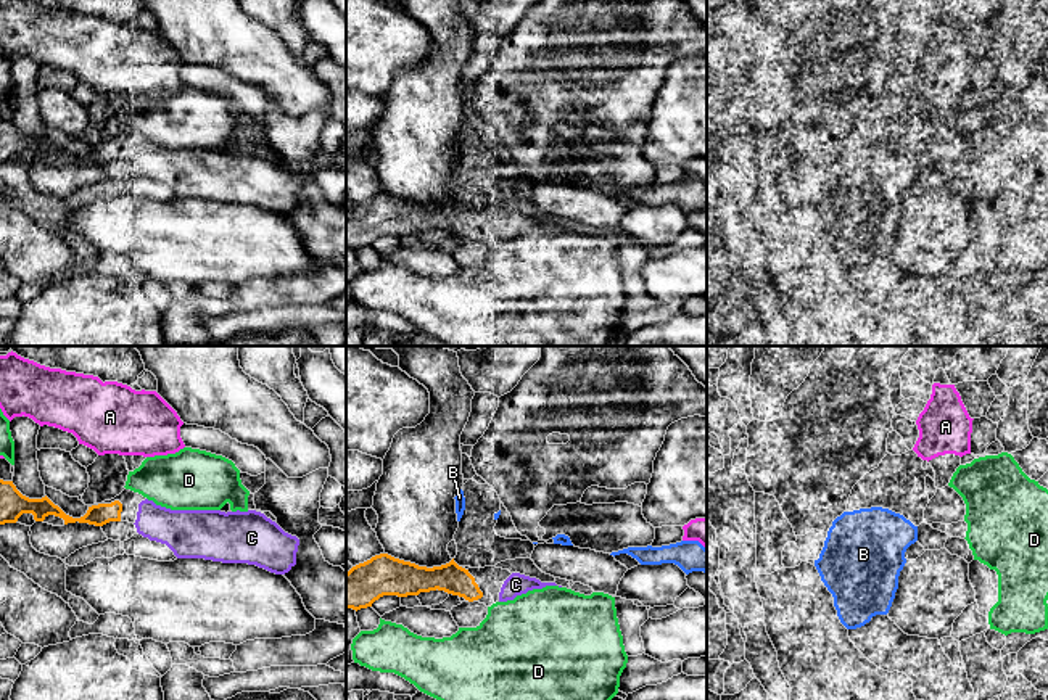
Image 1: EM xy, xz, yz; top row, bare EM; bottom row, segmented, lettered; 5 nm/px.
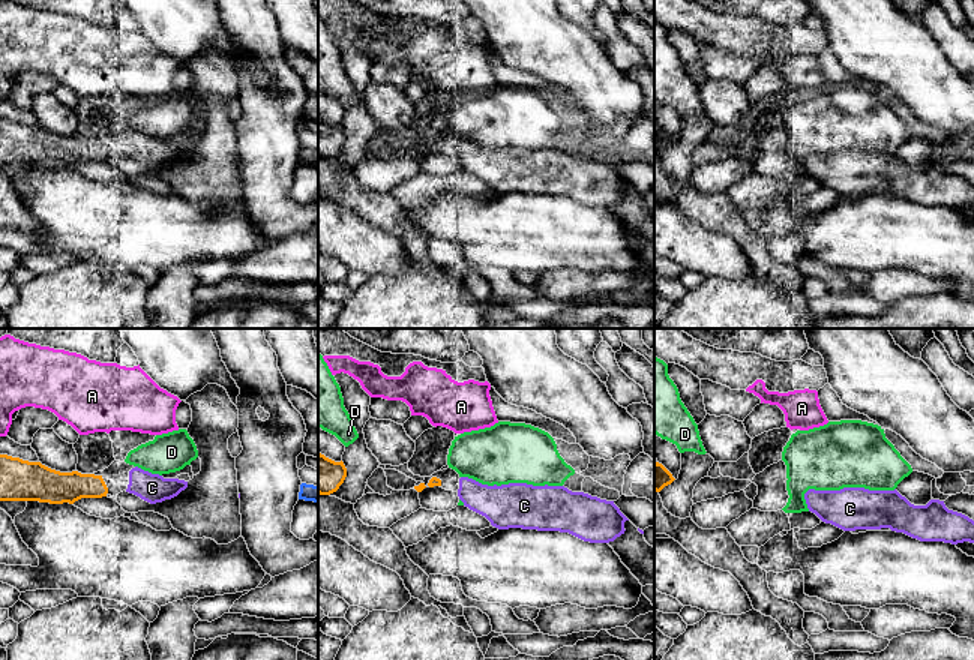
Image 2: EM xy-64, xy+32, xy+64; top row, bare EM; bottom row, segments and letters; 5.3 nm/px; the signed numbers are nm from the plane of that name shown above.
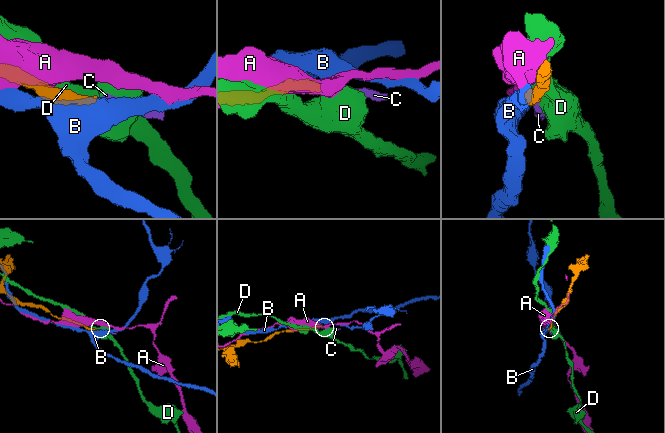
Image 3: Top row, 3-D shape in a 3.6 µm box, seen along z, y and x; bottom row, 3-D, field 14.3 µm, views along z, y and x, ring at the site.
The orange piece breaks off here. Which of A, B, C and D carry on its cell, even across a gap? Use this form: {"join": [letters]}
{"join": ["C"]}

